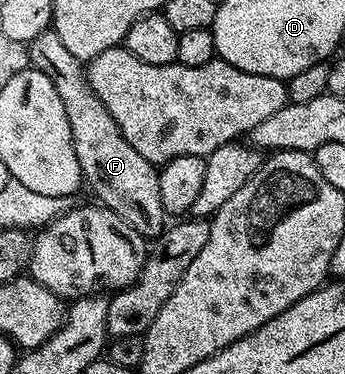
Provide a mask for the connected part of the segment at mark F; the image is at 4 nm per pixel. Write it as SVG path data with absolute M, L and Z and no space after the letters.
M52 28L35 36L35 40L28 43L28 48L30 67L43 72L43 76L47 76L53 81L55 92L59 92L59 100L63 100L63 108L67 108L67 120L71 124L71 140L75 144L75 156L79 160L84 185L93 189L93 194L97 197L94 199L100 205L118 214L127 224L131 224L131 228L135 228L135 232L139 232L142 238L146 240L157 238L167 225L163 200L159 196L158 167L152 162L143 160L143 156L139 156L139 152L135 152L135 148L131 148L131 144L127 144L127 140L121 135L119 124L115 124L115 120L111 116L111 112L107 112L103 100L99 100L99 96L95 96L82 59L71 56L71 52L67 52L67 48L63 48L63 40L59 40L59 36Z

